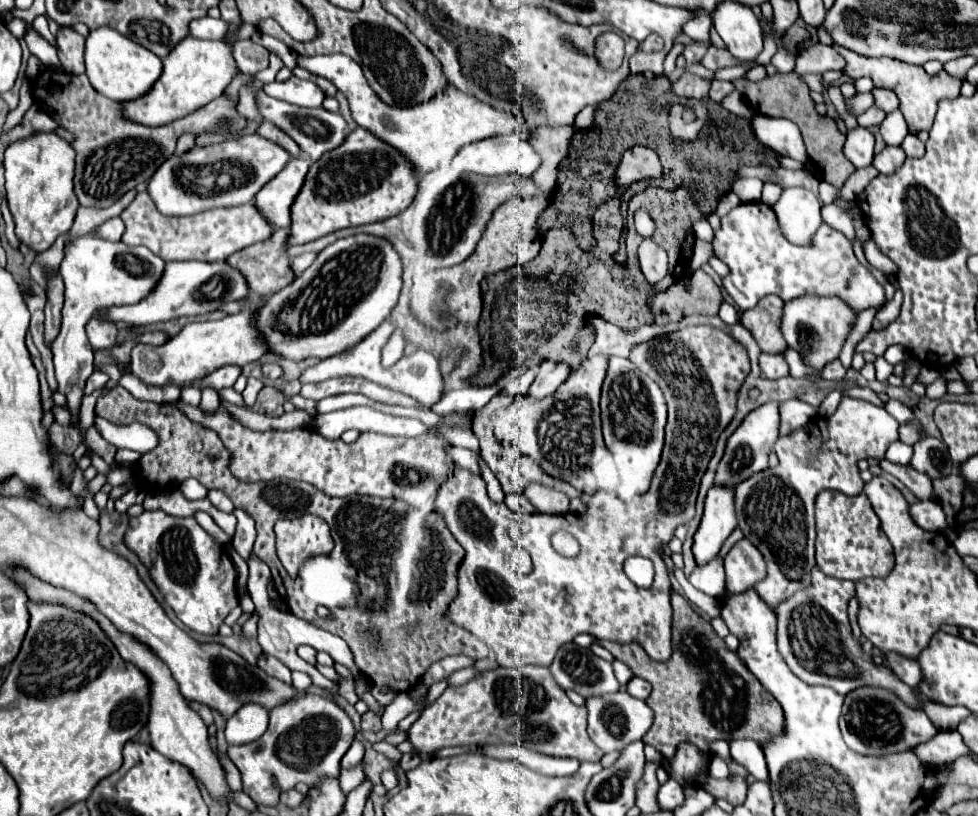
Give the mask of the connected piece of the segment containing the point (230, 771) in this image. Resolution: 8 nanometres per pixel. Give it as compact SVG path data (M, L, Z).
M219 752L219 760L221 760L221 764L225 766L225 770L227 770L227 780L229 780L229 784L231 784L231 788L233 790L241 790L241 774L239 774L239 770L235 768L235 764L229 760L228 756Z

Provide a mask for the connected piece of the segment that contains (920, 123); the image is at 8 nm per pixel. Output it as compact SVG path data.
M833 44L833 48L845 58L845 70L843 74L847 74L849 78L857 80L861 76L869 76L874 83L874 86L889 88L897 94L899 98L899 108L907 120L907 126L909 126L909 132L911 134L917 134L921 130L931 130L933 126L933 118L935 118L935 112L937 112L937 104L939 100L945 100L945 98L957 98L959 96L959 90L961 90L961 80L949 76L945 70L941 70L939 74L935 76L929 76L923 66L915 66L915 64L907 64L907 62L901 62L901 60L895 60L895 58L867 58L861 56L861 54L855 54L851 50L845 50L837 44Z

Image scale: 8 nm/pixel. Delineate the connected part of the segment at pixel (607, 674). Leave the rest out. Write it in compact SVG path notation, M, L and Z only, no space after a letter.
M575 642L561 646L549 670L563 690L573 690L583 698L605 696L619 690L611 662L605 662Z

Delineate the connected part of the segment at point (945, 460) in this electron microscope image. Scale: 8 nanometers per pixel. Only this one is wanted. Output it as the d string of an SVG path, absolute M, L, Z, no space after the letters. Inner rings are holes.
M925 436L913 444L913 458L909 466L927 474L931 480L939 480L943 476L949 476L953 468L953 460L949 458L949 450L941 440ZM927 462L933 462L933 464L927 464Z

